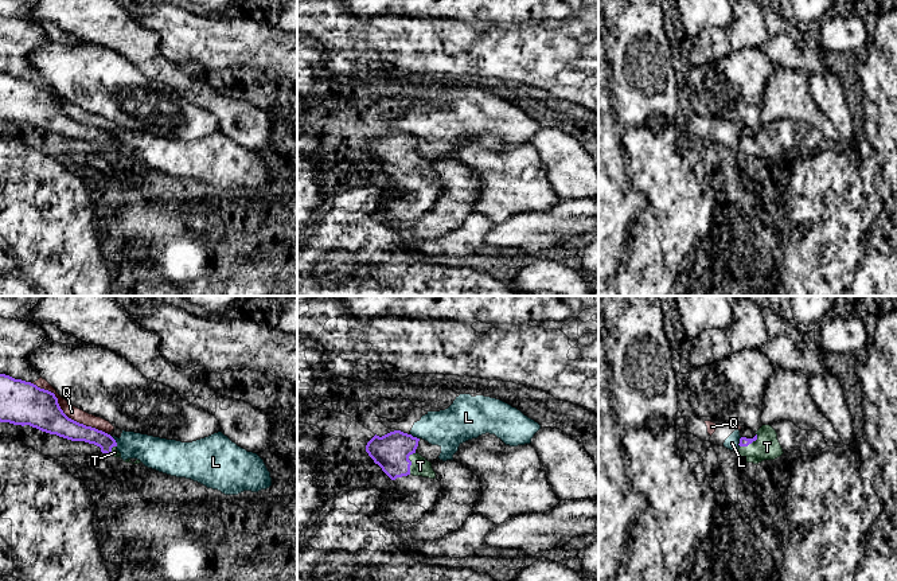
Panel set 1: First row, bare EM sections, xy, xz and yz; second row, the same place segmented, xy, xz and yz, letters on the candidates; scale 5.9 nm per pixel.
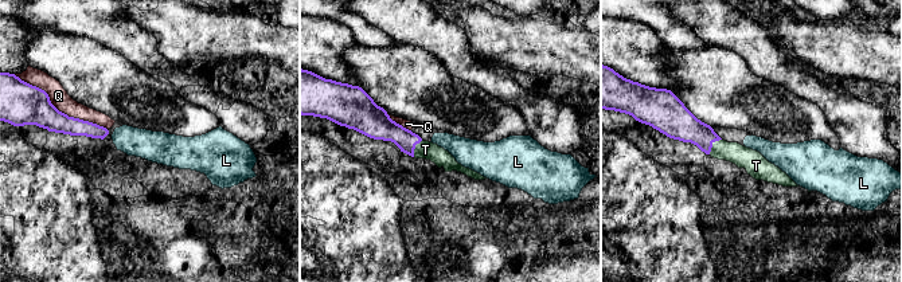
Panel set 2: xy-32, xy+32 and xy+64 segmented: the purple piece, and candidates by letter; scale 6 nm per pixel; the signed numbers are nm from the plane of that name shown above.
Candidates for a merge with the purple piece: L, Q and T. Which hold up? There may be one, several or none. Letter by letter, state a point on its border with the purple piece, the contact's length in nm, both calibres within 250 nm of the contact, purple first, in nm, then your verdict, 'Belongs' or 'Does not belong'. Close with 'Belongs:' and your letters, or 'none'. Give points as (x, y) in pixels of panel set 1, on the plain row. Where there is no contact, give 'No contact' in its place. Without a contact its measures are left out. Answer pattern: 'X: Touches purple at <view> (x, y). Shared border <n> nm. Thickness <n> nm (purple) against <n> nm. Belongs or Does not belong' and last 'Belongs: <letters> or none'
L: Touches purple at xy (114, 140). Shared border 80 nm. Thickness 120 nm (purple) against 190 nm. Does not belong
Q: Touches purple at xy (63, 112). Shared border 550 nm. Thickness 260 nm (purple) against 80 nm. Does not belong
T: Touches purple at xz (410, 160). Shared border 140 nm. Thickness 220 nm (purple) against 110 nm. Belongs
Belongs: T

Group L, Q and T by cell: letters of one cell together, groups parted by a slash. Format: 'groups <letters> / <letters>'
groups L Q / T

